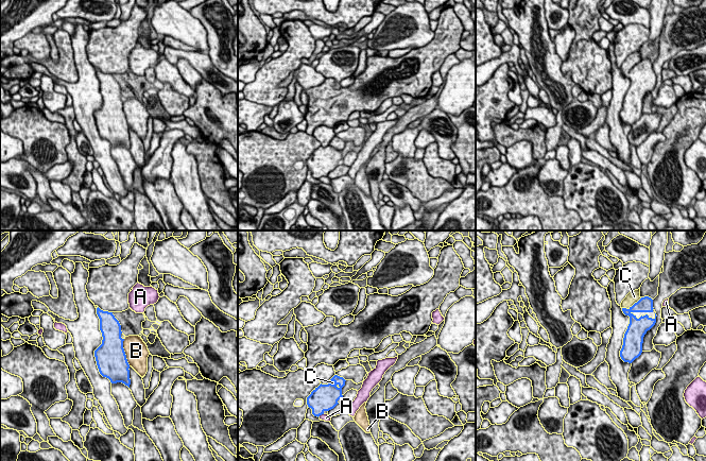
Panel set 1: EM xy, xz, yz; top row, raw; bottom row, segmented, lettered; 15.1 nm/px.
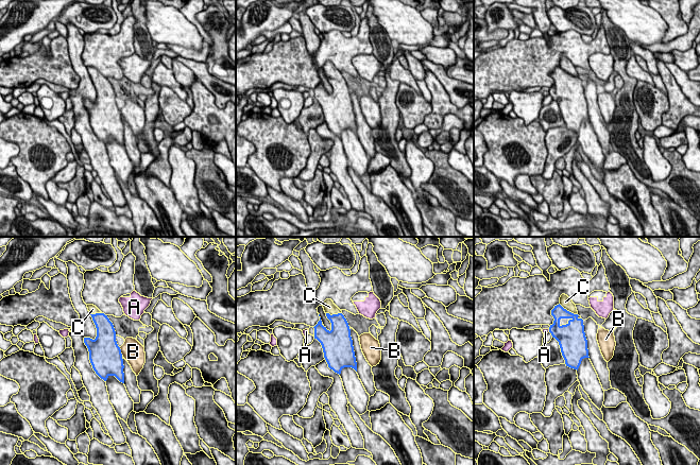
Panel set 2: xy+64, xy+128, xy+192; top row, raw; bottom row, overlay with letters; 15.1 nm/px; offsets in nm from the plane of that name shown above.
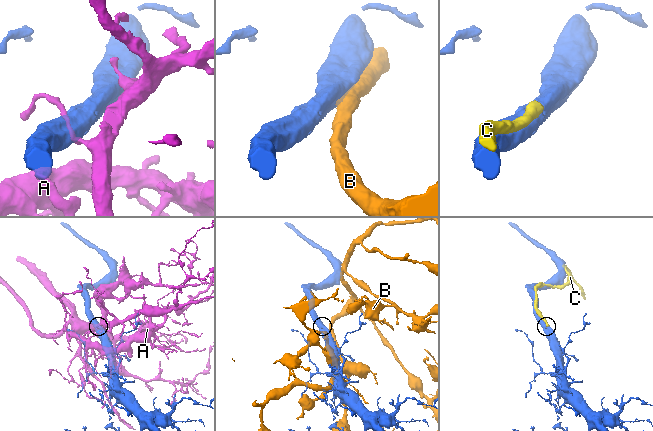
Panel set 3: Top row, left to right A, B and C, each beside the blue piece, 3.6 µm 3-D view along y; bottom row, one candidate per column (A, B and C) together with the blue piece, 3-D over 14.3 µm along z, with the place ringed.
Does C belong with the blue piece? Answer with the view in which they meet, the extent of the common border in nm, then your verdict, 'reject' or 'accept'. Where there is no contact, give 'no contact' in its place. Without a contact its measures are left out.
yz | 340 nm | accept

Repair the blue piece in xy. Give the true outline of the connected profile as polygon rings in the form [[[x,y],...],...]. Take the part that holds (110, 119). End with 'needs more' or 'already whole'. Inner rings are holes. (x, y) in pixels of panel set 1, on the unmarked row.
[[[97,70],[102,95],[102,106],[94,113],[100,136],[111,146],[122,144],[130,150],[130,126],[123,110],[121,87],[113,74]]]; already whole

